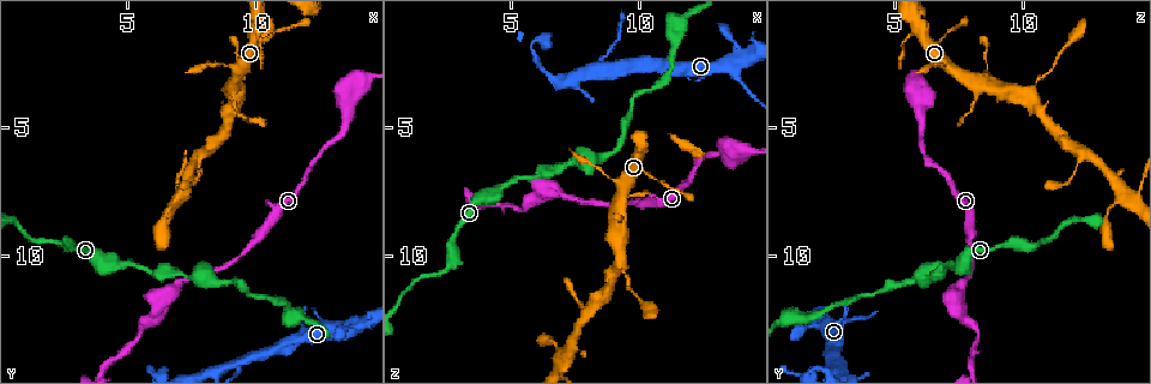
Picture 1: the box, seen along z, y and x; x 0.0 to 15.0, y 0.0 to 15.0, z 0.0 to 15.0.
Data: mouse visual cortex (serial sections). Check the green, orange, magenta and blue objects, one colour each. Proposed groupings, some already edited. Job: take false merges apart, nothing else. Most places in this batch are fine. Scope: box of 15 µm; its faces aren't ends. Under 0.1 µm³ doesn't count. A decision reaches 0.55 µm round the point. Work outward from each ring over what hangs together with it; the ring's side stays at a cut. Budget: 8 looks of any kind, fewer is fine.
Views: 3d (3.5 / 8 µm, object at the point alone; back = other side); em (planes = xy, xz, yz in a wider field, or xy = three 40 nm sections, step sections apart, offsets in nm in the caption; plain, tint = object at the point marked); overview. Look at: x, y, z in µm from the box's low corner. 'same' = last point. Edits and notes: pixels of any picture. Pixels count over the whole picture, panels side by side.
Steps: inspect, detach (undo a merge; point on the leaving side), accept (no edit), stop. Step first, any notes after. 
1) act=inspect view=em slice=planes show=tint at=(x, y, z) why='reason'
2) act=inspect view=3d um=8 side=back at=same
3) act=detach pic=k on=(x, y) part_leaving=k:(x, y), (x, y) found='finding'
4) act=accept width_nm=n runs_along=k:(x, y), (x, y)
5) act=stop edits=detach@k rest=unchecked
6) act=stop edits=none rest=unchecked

act=inspect view=em slice=xy step=2 show=tint at=(8.8, 11.1, 6.0) why='calibre changes'

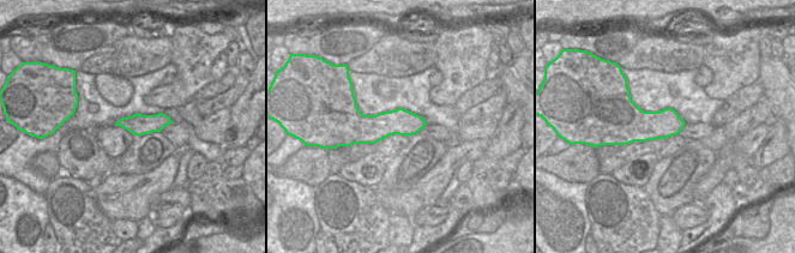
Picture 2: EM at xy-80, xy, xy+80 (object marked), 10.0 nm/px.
act=inspect view=3d um=3.5 at=same

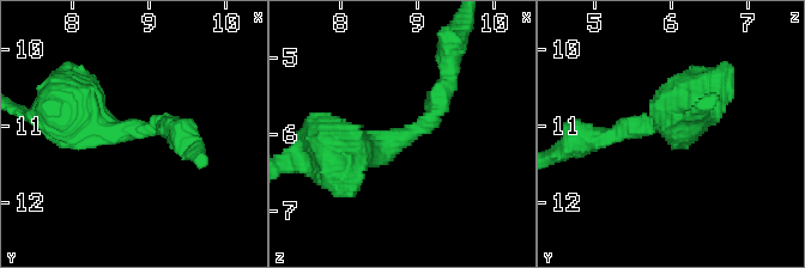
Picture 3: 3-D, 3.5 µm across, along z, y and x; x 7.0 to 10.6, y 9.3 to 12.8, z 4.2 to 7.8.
act=accept runs_along=3:(337, 144), (410, 135), (451, 74) found='one cell here'

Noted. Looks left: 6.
act=inspect view=3d um=3.5 at=(9.9, 9.4, 7.9) why='calibre changes'

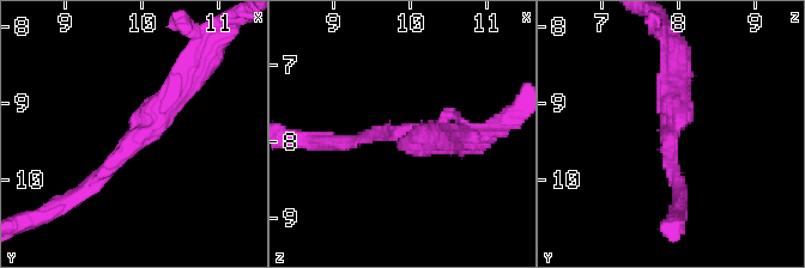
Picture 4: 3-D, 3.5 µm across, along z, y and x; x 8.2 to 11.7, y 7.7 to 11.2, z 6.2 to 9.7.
act=accept arm_widths_nm=200,400 runs_along=4:(189, 73), (150, 125), (79, 192) found='continuous, no second cell'

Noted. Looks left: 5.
act=inspect view=3d um=8 at=(9.2, 3.6, 10.4) why='small branch off a trunk'

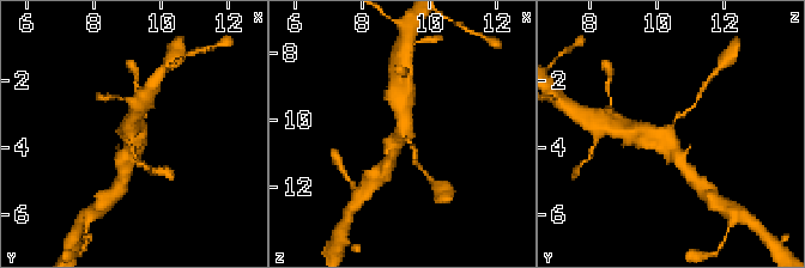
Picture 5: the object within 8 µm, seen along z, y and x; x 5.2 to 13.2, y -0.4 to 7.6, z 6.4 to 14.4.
act=inspect view=em slice=planes show=tint at=(9.3, 3.5, 10.4) arms=3 arm_widths_nm=150,450,600 why='shape alone is not enough'

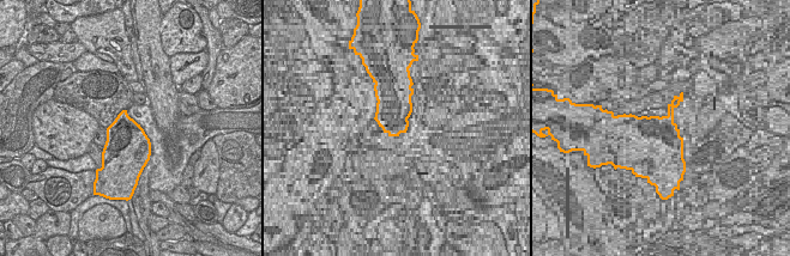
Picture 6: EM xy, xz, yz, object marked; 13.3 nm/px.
act=accept found='one cell here'

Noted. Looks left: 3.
act=stop edits=none rest=unchecked

